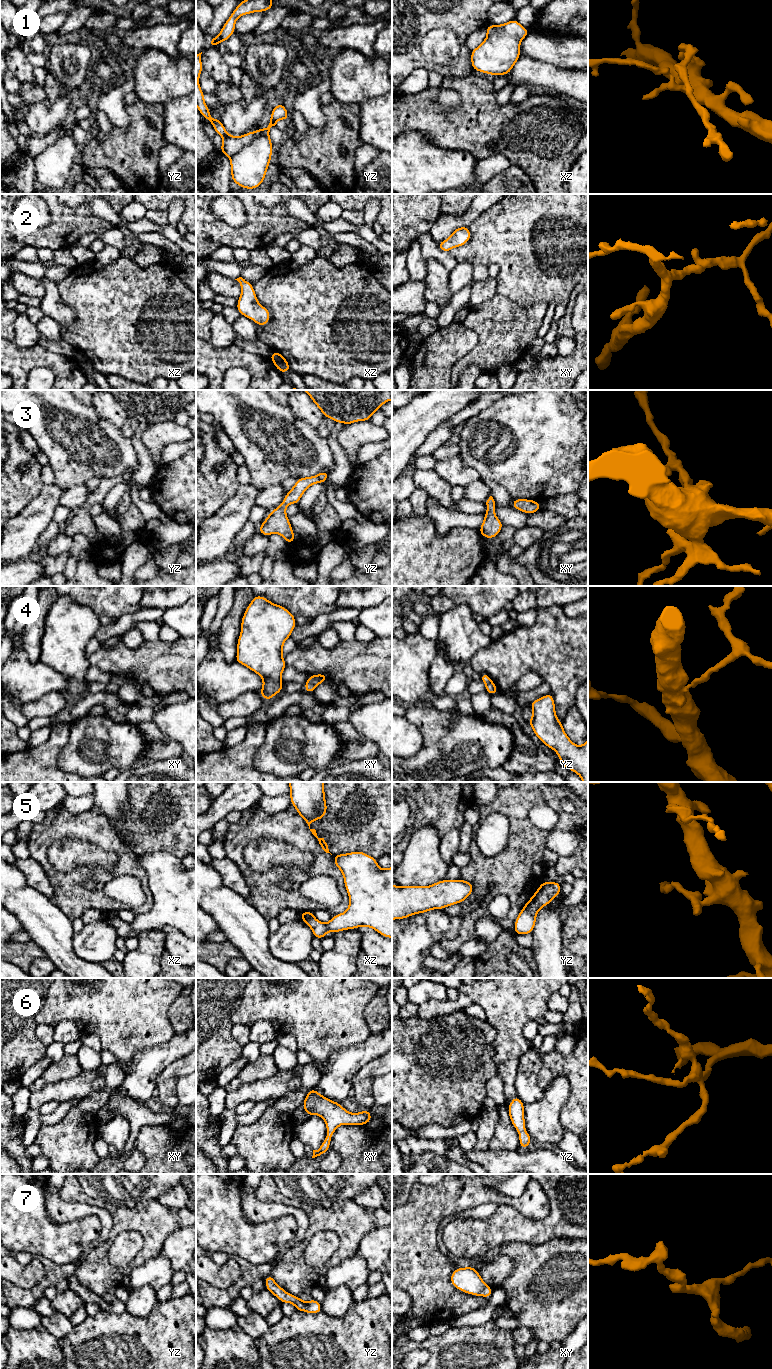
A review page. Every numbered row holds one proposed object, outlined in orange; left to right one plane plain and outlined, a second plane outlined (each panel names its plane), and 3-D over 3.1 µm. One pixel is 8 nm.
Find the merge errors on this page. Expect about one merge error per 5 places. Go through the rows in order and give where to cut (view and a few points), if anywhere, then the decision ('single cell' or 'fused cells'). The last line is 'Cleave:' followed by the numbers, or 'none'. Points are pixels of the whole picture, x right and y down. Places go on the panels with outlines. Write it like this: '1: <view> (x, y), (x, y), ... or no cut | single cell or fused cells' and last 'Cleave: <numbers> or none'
1: yz (256, 131), (256, 136), (230, 157) | fused cells
2: no cut | single cell
3: no cut | single cell
4: xy (308, 679), (315, 686) | fused cells
5: no cut | single cell
6: no cut | single cell
7: no cut | single cell
Cleave: 1, 4

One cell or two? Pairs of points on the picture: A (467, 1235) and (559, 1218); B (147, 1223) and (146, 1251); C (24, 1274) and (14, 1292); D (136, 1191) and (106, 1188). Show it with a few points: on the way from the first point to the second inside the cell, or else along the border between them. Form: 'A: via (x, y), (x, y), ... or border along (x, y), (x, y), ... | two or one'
A: via (490, 1233), (496, 1230), (536, 1230) | one
B: via (148, 1230), (148, 1244) | one
C: border along (40, 1280), (29, 1288), (21, 1288), (10, 1282) | two
D: via (129, 1189), (113, 1188) | one

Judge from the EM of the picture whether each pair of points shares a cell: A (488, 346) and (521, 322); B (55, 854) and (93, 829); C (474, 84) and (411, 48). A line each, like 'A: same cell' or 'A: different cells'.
A: same cell
B: different cells
C: different cells

